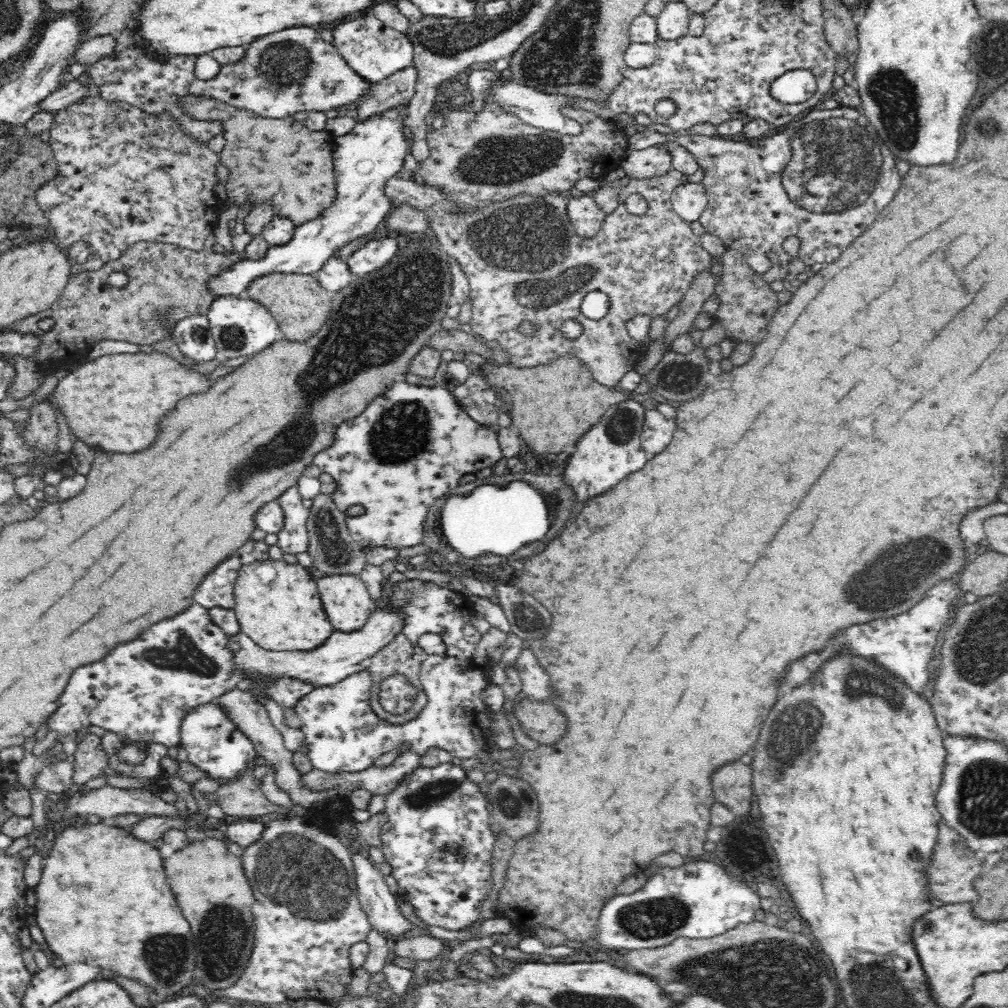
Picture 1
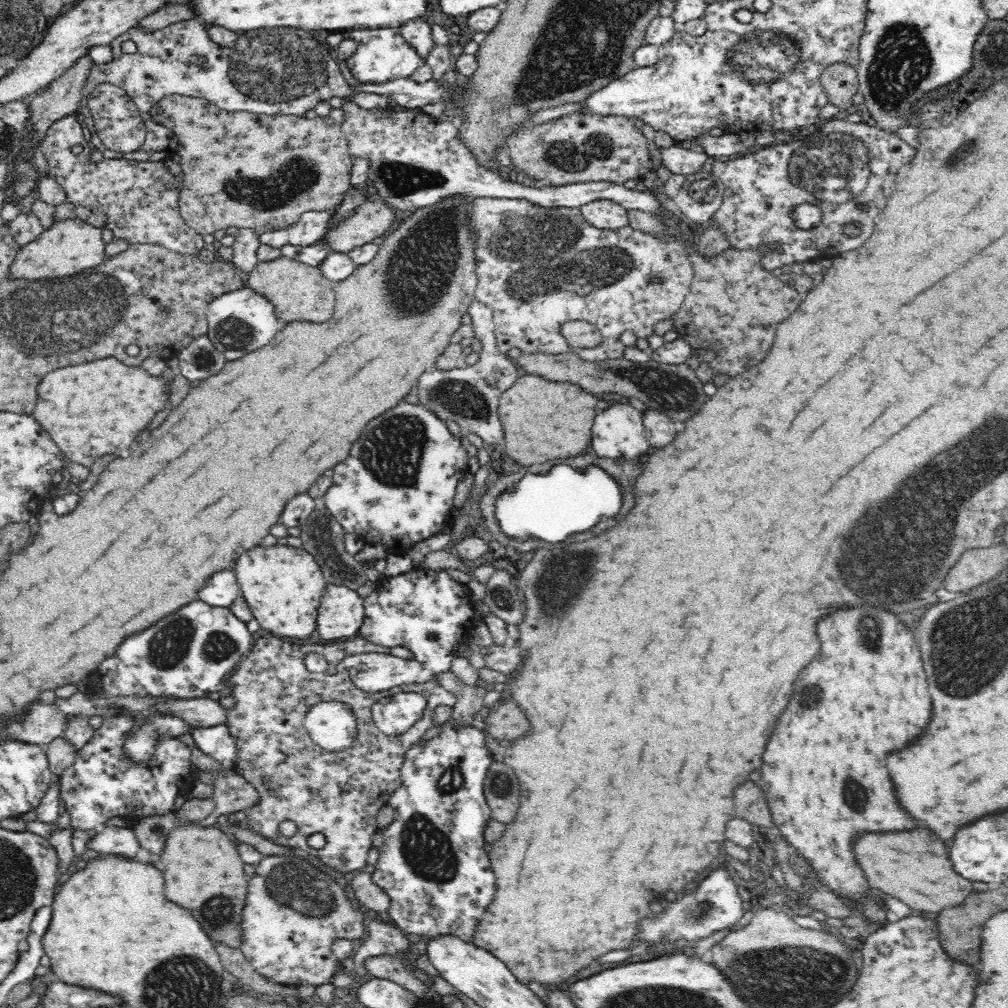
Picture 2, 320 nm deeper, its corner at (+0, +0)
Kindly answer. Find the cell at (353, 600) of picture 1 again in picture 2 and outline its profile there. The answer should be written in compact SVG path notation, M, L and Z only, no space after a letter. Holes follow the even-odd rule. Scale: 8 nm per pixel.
M327 583L320 602L316 635L327 641L358 636L364 623L364 608L364 599L356 589Z

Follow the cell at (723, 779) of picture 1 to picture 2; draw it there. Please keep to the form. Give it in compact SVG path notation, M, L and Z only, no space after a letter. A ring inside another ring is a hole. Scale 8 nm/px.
M746 780L744 784L734 788L734 810L750 824L772 826L766 802L762 790L752 780Z

